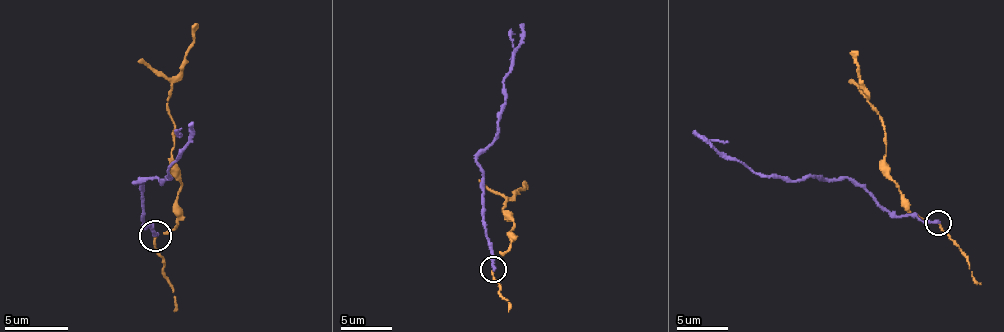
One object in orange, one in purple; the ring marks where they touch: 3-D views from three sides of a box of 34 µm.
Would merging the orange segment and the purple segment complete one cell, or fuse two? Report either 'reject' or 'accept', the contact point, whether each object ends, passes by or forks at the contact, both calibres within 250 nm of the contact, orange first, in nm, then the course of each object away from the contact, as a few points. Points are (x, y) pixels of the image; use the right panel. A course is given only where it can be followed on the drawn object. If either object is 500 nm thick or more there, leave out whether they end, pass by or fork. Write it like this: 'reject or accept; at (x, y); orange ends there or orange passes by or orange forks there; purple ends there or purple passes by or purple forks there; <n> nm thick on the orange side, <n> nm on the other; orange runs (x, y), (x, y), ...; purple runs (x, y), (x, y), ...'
reject; at (938, 223); orange ends there; purple ends there; 180 nm thick on the orange side, 280 nm on the other; orange runs (938, 223), (907, 208), (884, 162), (886, 134), (879, 111), (869, 100), (851, 52); purple runs (938, 223), (892, 216), (845, 177), (825, 180), (761, 177), (735, 159), (725, 159), (702, 136), (728, 141)

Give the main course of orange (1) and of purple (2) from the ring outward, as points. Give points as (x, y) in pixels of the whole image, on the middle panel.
1: (493, 269), (509, 248), (514, 228), (504, 210), (506, 200), (527, 182)
2: (493, 269), (478, 156), (496, 136), (504, 77), (522, 38), (519, 33), (511, 36), (514, 54), (509, 59)

